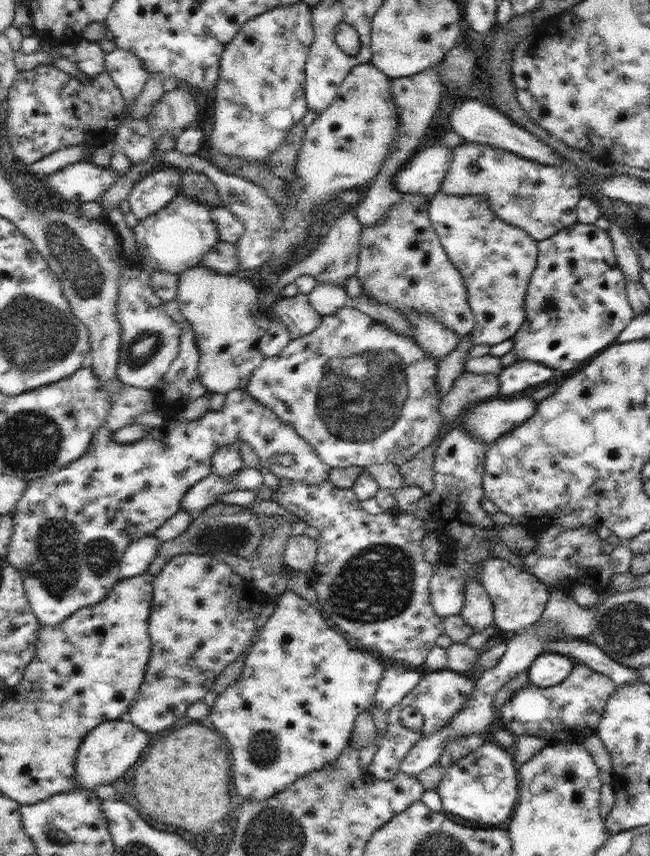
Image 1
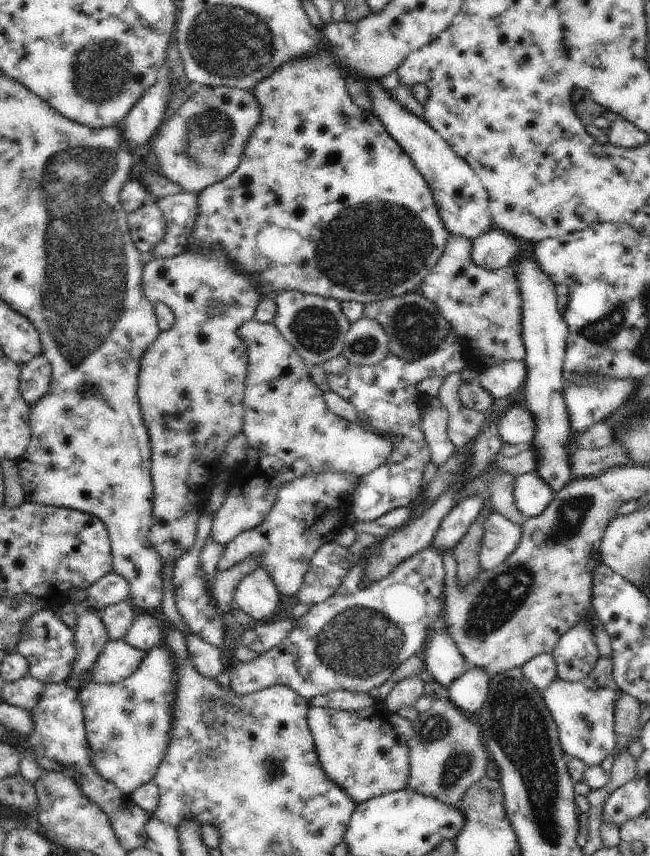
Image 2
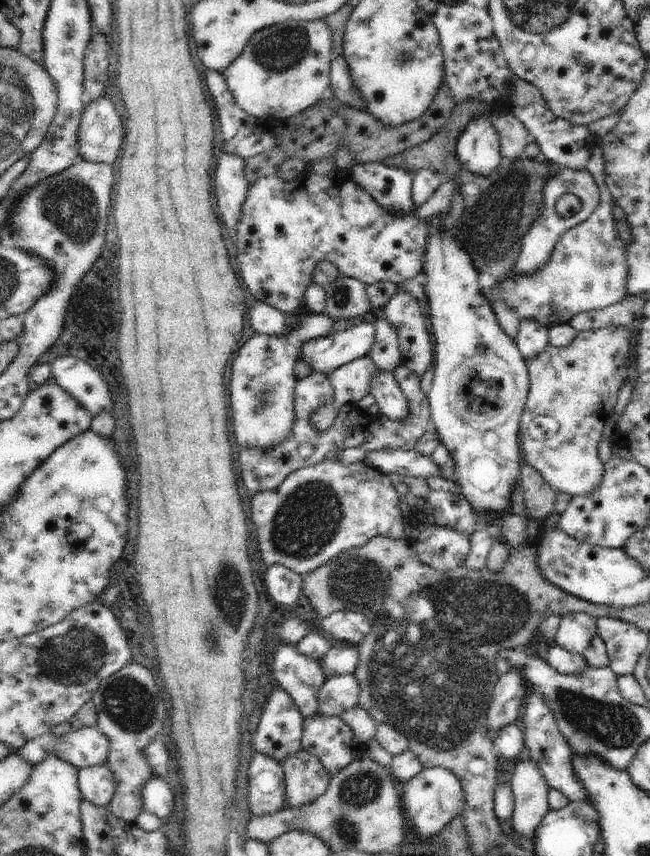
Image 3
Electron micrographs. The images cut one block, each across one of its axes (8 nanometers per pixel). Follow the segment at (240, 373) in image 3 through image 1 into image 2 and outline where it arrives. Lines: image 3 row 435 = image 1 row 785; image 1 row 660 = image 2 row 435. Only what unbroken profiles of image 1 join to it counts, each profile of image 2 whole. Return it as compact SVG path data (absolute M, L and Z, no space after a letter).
M256 319L246 321L239 328L240 338L247 346L248 370L246 375L245 397L242 399L243 425L241 431L246 435L246 456L242 463L229 470L229 491L226 502L214 516L211 536L215 541L226 546L244 531L252 530L271 511L276 502L280 487L286 483L306 475L317 475L319 472L343 472L359 477L369 475L383 464L386 464L393 451L393 440L381 435L374 429L356 421L348 421L332 413L324 401L324 392L312 382L309 365L294 350L274 323L261 323Z

